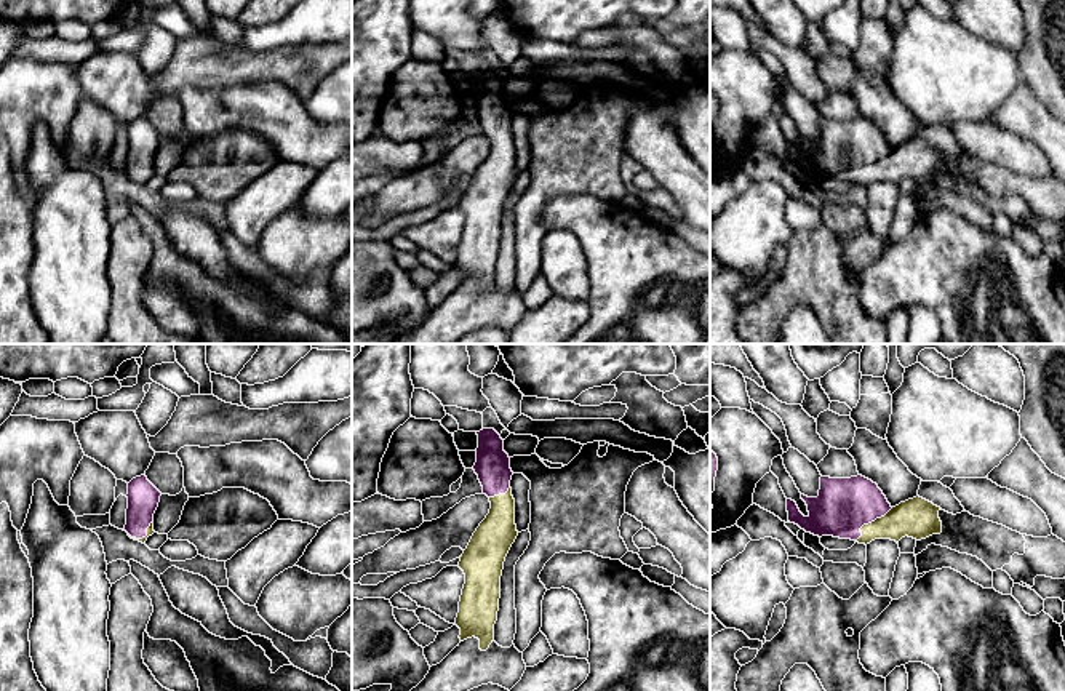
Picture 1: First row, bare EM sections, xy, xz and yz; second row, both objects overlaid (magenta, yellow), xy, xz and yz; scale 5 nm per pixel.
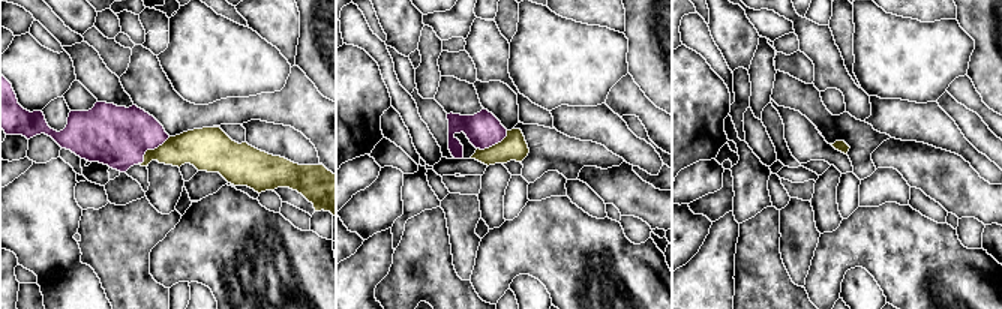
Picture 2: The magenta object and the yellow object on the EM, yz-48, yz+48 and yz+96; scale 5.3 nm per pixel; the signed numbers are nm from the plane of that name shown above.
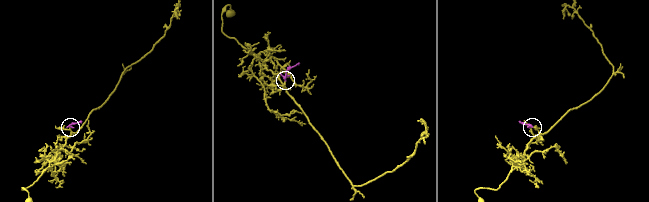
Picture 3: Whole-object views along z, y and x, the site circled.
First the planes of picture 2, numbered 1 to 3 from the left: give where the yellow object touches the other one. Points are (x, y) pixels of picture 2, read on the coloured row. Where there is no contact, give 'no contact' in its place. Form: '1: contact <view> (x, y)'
1: contact yz-48 (150, 149)
2: contact yz+48 (494, 144)
3: no contact

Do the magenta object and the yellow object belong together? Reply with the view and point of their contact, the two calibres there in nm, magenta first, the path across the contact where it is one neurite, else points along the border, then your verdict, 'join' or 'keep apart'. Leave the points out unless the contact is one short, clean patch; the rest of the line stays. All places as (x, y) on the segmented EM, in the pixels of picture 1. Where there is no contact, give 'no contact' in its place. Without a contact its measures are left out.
meets magenta in yz at (870, 522); 280 nm thick on the magenta side, 200 nm on the other; runs through yz (843, 506), (857, 509), (870, 522), (918, 519); join

